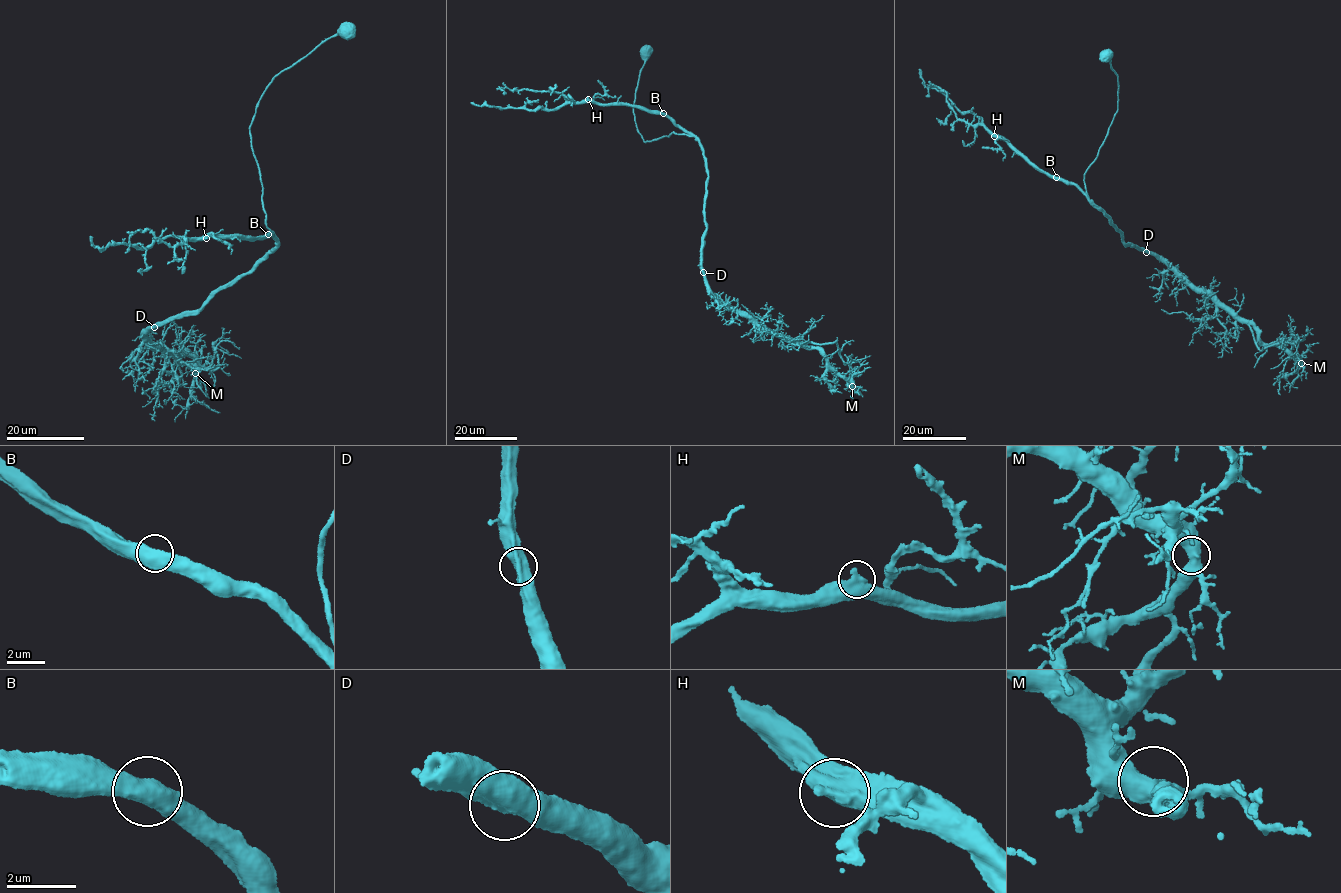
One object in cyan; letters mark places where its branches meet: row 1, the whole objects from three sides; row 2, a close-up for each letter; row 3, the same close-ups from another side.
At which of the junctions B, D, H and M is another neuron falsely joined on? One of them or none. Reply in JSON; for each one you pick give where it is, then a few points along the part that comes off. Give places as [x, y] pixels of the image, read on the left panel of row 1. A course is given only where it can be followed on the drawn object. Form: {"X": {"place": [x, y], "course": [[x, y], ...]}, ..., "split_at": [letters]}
{"split_at": []}

